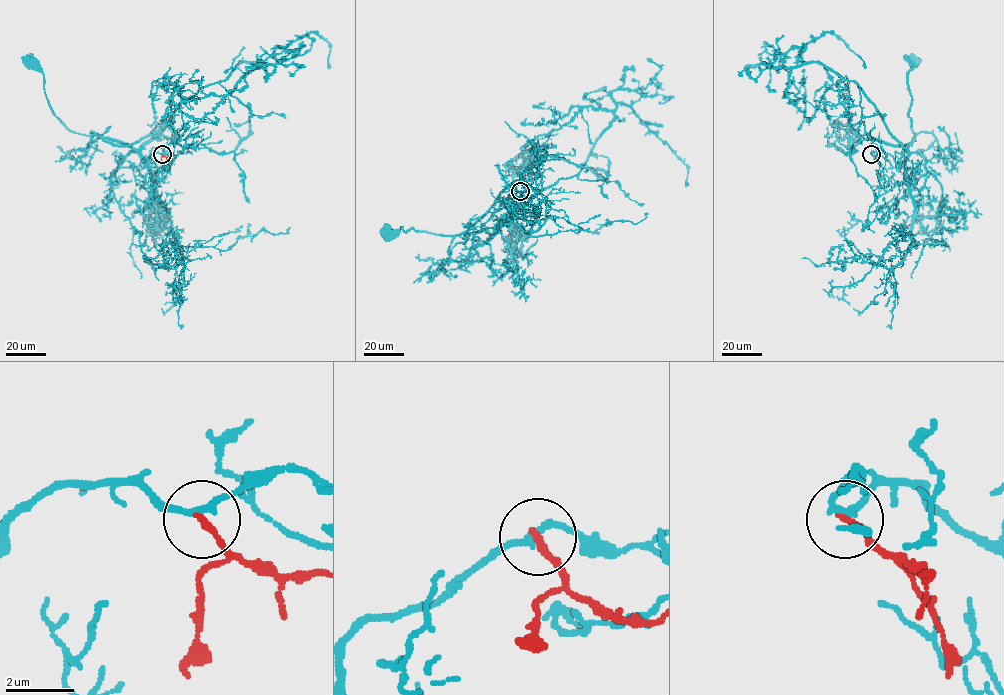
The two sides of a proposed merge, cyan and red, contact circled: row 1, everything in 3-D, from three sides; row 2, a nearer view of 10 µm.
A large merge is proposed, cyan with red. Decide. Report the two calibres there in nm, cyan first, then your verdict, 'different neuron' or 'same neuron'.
190 nm thick on the cyan side, 200 nm on the other; different neuron

